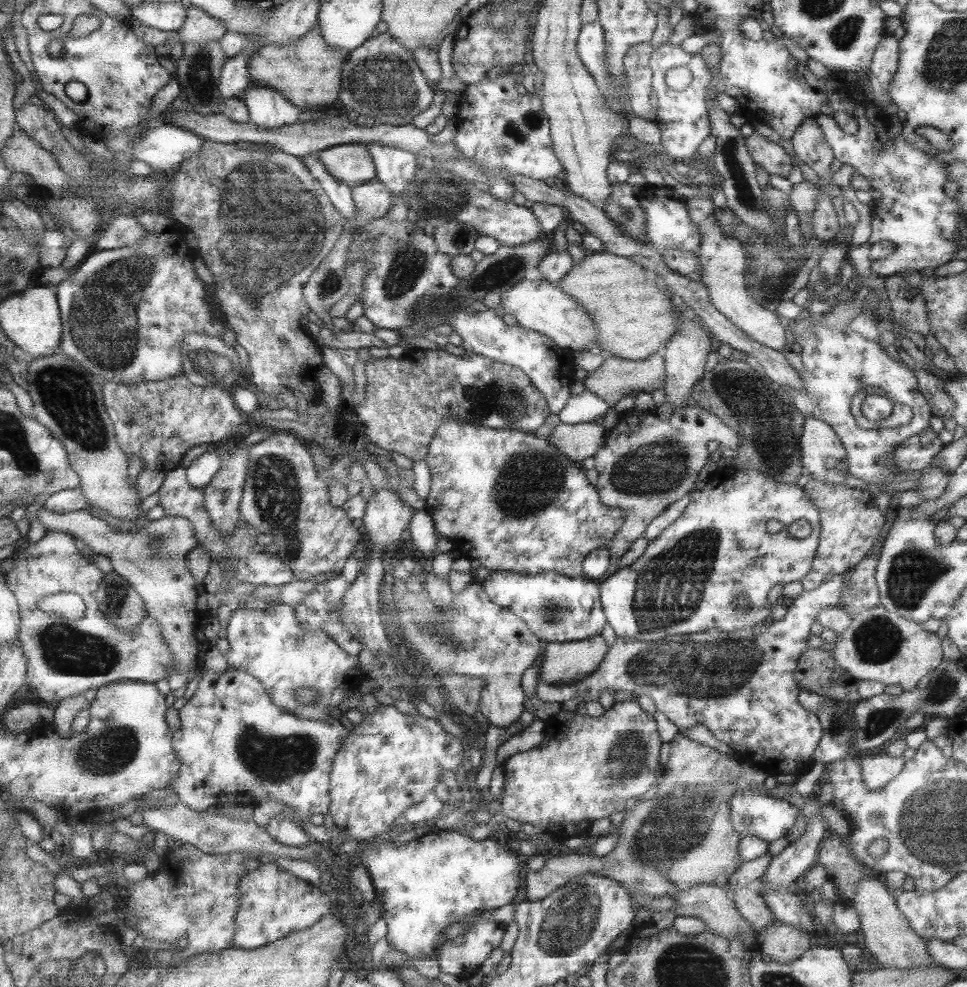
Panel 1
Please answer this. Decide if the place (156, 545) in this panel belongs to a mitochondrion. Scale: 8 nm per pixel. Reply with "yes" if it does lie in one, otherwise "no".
yes

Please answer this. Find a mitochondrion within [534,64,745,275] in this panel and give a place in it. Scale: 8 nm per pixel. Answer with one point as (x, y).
(625, 213)

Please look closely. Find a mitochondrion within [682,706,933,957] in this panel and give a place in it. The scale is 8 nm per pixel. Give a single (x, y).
(835, 725)

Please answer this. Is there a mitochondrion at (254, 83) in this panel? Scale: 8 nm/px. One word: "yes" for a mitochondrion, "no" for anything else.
no

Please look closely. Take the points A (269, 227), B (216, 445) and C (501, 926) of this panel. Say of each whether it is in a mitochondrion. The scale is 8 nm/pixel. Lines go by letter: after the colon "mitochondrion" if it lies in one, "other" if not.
A: mitochondrion
B: other
C: other

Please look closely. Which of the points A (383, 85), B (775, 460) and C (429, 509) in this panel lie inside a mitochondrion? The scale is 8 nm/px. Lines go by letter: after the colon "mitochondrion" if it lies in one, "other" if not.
A: mitochondrion
B: mitochondrion
C: other

